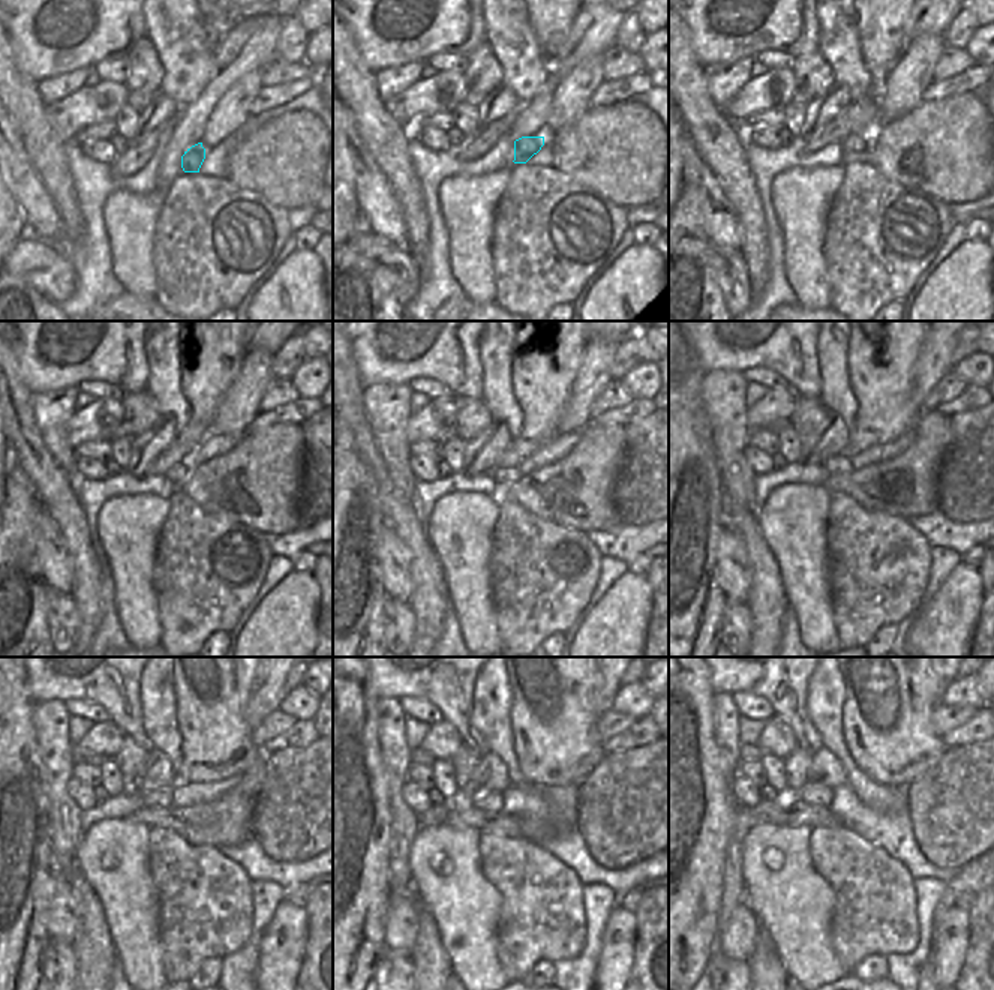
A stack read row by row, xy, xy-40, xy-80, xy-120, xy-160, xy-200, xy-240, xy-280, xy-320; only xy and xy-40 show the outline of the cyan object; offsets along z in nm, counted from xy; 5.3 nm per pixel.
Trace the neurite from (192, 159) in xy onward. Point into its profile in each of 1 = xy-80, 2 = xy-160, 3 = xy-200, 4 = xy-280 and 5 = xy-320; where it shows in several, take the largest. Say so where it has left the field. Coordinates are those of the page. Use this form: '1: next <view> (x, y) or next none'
1: next xy-80 (853, 143)
2: next xy-160 (507, 476)
3: next xy-200 (837, 464)
4: next xy-280 (491, 800)
5: next xy-320 (811, 794)

